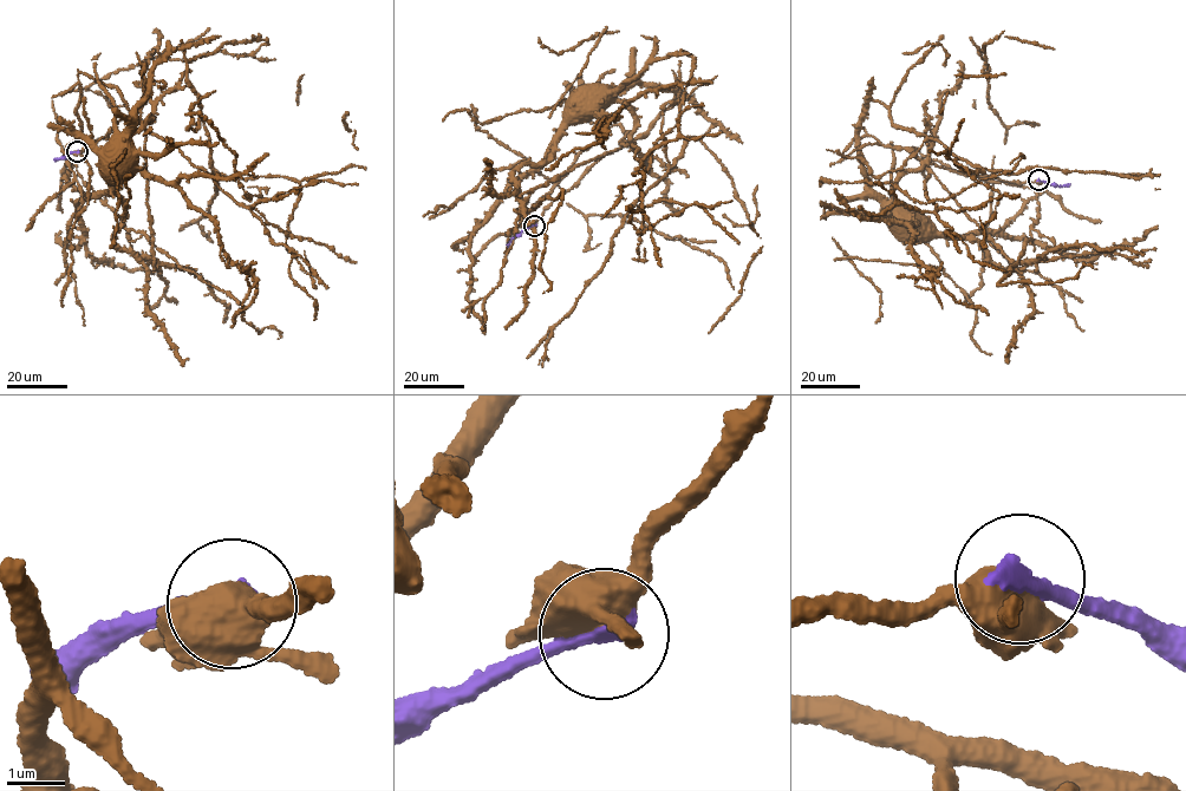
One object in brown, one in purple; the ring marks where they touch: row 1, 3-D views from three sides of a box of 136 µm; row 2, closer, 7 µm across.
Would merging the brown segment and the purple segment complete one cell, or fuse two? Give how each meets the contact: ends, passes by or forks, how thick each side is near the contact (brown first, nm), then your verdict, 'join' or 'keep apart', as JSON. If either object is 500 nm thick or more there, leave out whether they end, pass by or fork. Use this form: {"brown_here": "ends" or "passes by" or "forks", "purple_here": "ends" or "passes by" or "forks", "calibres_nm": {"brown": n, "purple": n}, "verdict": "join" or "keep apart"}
{"calibres_nm": {"brown": 550, "purple": 320}, "verdict": "join"}

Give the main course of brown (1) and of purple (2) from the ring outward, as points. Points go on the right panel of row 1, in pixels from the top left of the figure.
1: (1038, 181), (958, 174), (921, 162), (1002, 253), (1025, 262), (1023, 267), (1003, 270), (976, 241), (921, 234)
2: (1038, 181), (1059, 187), (1069, 184)

